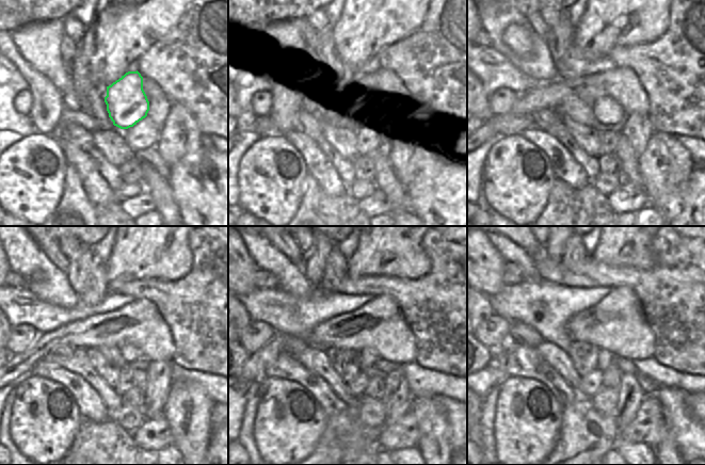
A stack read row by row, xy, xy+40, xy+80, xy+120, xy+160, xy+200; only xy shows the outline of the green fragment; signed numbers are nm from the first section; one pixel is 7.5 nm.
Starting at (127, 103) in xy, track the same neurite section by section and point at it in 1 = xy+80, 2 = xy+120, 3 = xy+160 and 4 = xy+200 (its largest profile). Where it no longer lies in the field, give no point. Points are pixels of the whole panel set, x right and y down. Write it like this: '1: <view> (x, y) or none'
1: xy+80 (606, 110)
2: xy+120 (129, 353)
3: xy+160 (367, 357)
4: xy+200 (605, 357)

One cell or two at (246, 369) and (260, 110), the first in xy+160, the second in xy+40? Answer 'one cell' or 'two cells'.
two cells

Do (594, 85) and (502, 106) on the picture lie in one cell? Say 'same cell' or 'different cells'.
different cells

